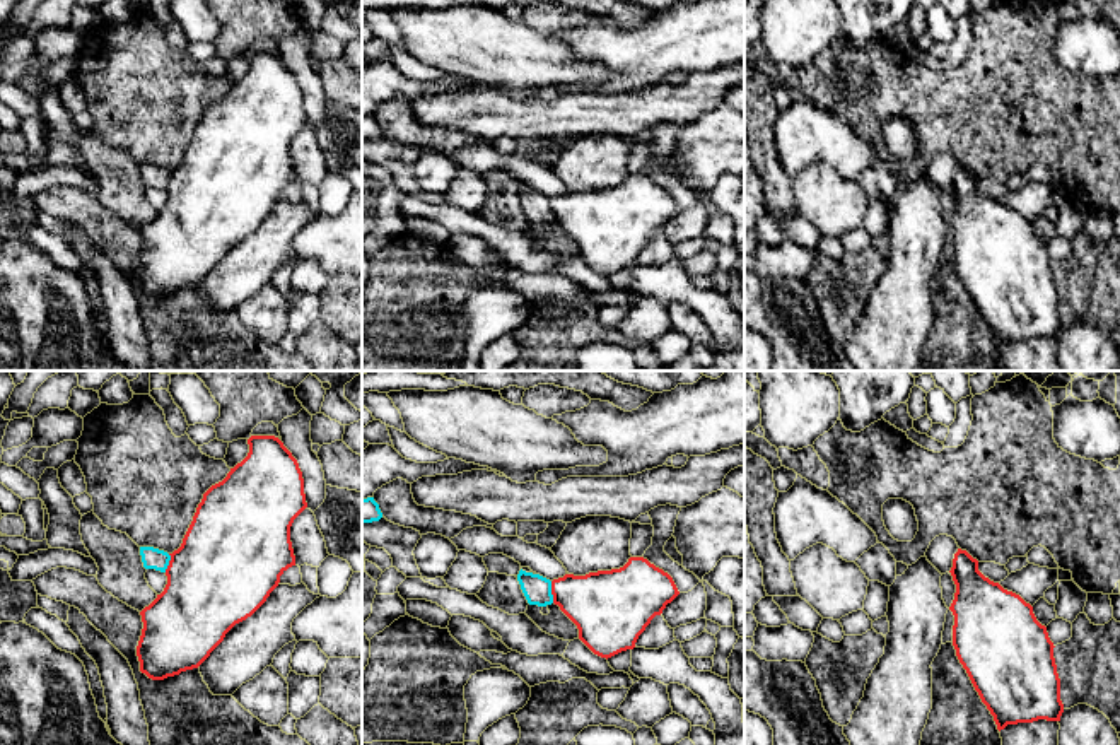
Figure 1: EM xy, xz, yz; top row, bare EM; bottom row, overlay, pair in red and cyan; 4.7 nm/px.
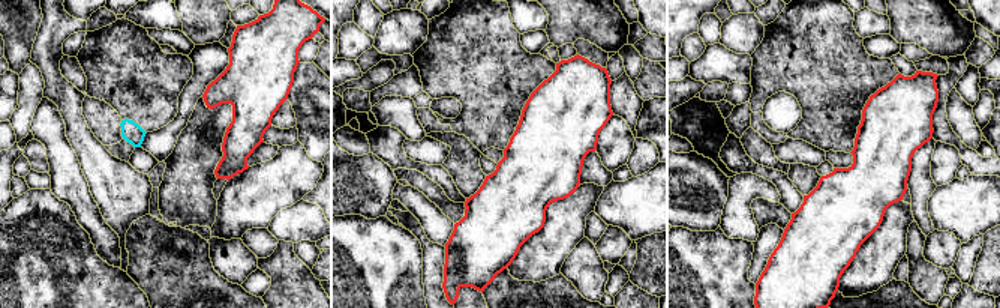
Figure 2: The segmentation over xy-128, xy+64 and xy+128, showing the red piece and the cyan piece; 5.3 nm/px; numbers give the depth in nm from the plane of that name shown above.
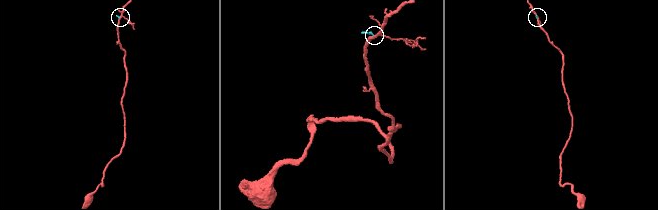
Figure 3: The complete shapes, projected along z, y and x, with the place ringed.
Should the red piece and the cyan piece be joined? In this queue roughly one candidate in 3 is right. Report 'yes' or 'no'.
no

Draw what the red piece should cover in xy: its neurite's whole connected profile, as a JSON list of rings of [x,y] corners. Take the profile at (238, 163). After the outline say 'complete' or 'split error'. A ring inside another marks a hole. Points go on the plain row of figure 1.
[[[251,53],[248,62],[248,73],[203,111],[181,164],[169,171],[164,208],[140,229],[143,246],[137,273],[140,289],[152,297],[198,285],[236,241],[251,234],[266,219],[280,193],[295,183],[290,144],[307,125],[302,89],[278,55]]] | complete

